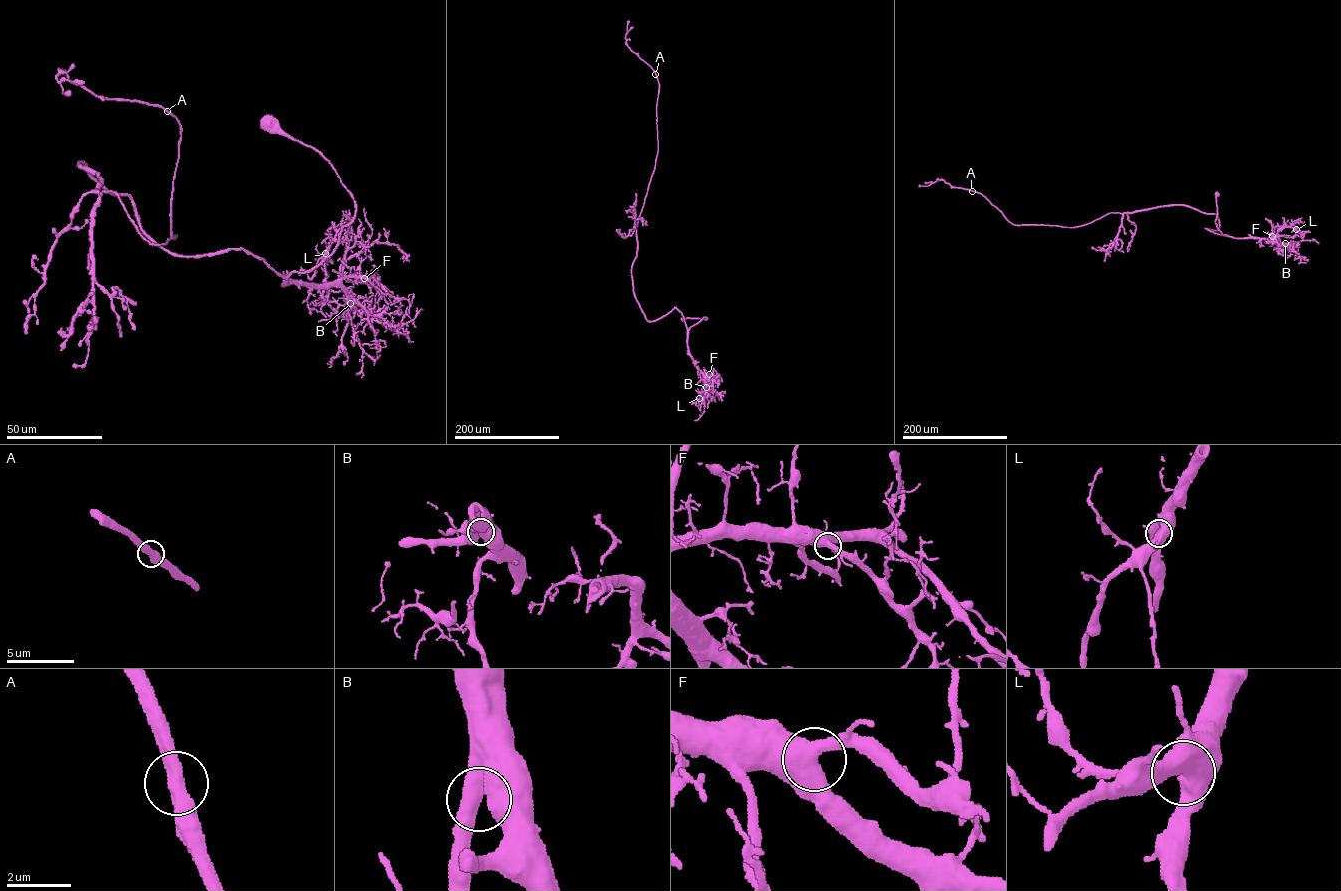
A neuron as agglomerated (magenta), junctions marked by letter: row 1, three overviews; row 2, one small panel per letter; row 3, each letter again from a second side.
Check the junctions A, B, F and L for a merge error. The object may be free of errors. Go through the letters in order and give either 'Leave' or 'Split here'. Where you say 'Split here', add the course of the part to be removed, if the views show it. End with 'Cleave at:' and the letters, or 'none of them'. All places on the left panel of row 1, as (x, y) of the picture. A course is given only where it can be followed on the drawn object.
A: Leave
B: Leave
F: Leave
L: Leave
Cleave at: none of them

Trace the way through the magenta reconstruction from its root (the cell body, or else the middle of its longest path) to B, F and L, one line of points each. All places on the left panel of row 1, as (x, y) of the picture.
B: (267, 123), (315, 149), (355, 207), (334, 251), (308, 270), (292, 272), (283, 284), (338, 285), (350, 303)
F: (267, 123), (315, 149), (355, 207), (334, 251), (308, 270), (292, 272), (283, 284), (364, 278)
L: (267, 123), (315, 149), (355, 207), (334, 251), (283, 284), (334, 284), (347, 242), (334, 240), (325, 253)

